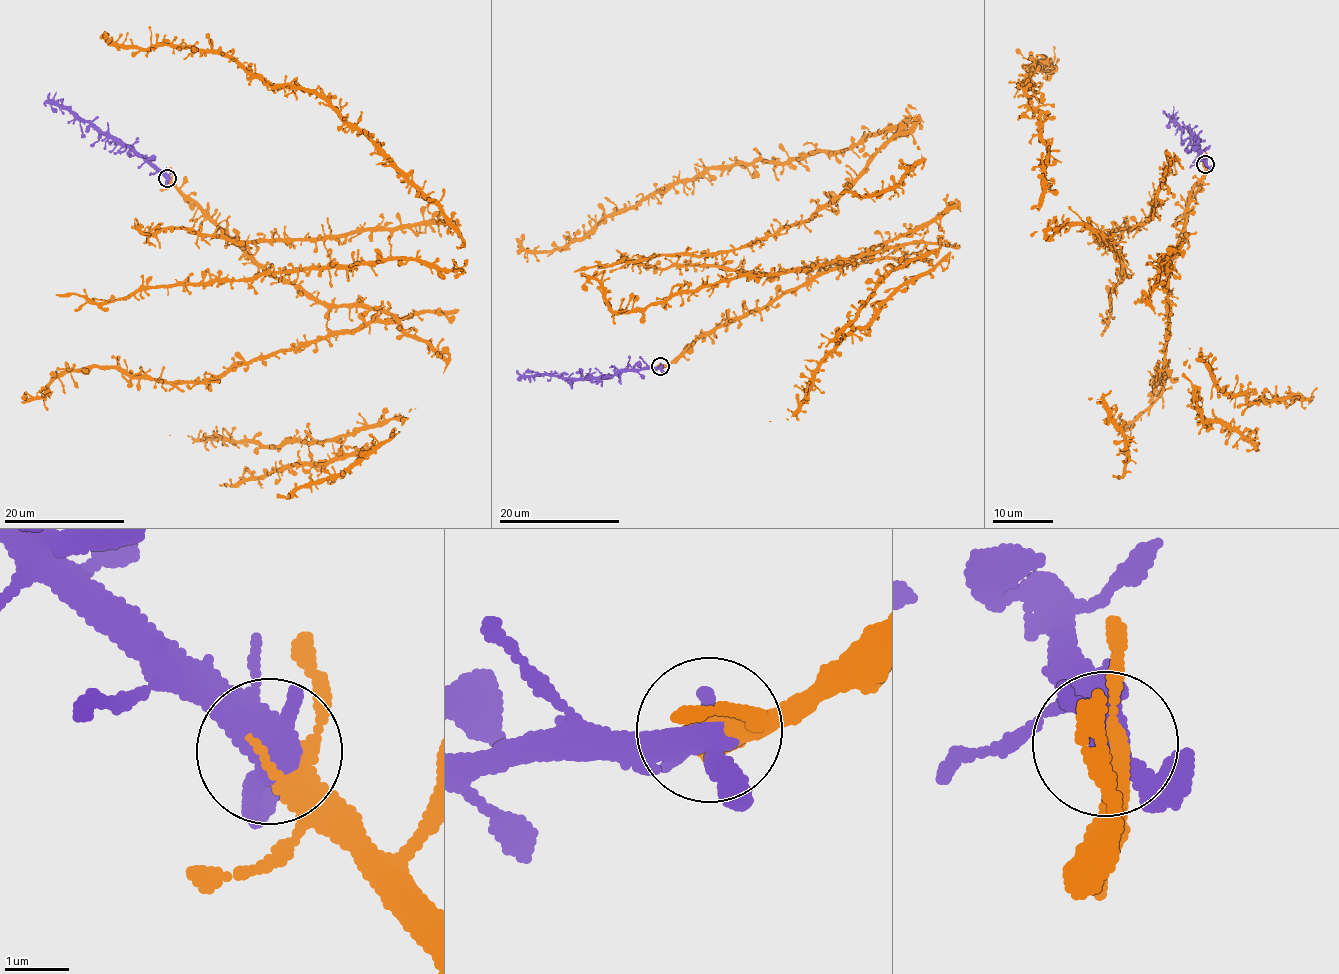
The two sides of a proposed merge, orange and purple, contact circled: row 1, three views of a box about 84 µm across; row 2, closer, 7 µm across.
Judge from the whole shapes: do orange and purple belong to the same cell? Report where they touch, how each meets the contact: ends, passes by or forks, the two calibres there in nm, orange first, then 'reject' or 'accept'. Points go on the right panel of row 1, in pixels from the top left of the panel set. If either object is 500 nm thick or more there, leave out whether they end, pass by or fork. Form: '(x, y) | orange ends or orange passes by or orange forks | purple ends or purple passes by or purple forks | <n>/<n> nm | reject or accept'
(1205, 164) | orange passes by | purple forks | 190/400 nm | accept

